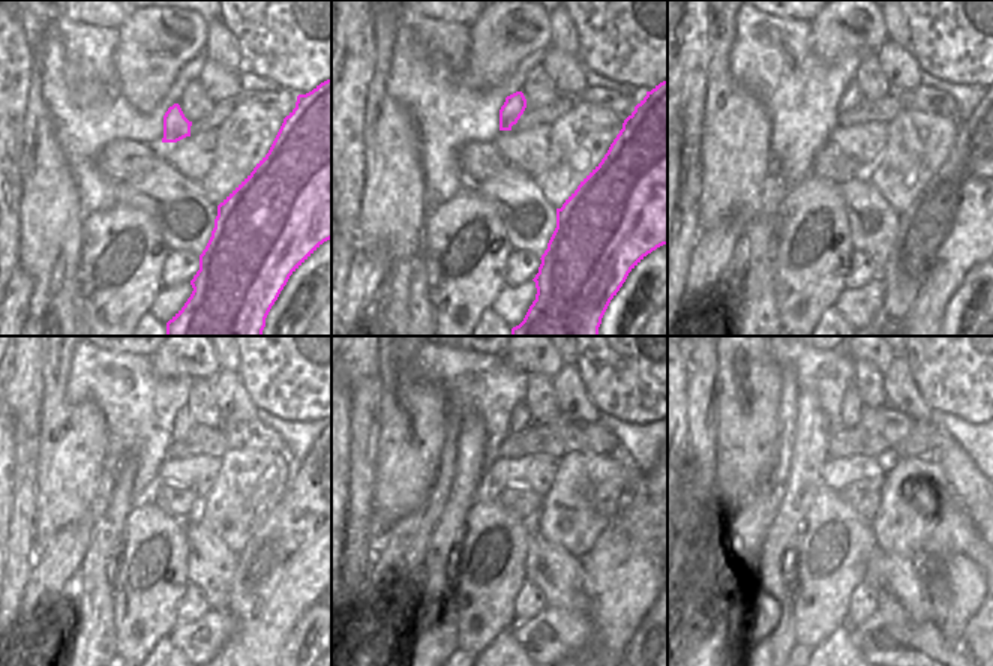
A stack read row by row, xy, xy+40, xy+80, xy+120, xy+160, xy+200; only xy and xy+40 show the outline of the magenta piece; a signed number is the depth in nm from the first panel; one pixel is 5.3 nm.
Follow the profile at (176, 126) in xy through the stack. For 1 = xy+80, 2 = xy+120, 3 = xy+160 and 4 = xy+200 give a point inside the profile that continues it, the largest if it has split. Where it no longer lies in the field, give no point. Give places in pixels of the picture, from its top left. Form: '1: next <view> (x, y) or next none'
1: next xy+80 (852, 95)
2: next xy+120 (185, 423)
3: next xy+160 (522, 420)
4: next xy+200 (858, 413)

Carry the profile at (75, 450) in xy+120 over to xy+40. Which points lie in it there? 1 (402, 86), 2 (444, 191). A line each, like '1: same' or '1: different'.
1: different
2: different

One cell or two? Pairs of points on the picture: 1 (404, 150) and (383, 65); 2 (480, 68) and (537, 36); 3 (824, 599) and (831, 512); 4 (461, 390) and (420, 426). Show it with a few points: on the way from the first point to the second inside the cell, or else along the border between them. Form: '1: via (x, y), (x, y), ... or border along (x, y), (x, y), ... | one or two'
1: via (389, 129), (380, 102), (380, 86) | one
2: via (494, 54), (504, 44), (524, 44) | one
3: via (833, 576), (849, 554), (852, 545), (851, 530) | one
4: border along (423, 378), (428, 378), (444, 393), (449, 411) | two

